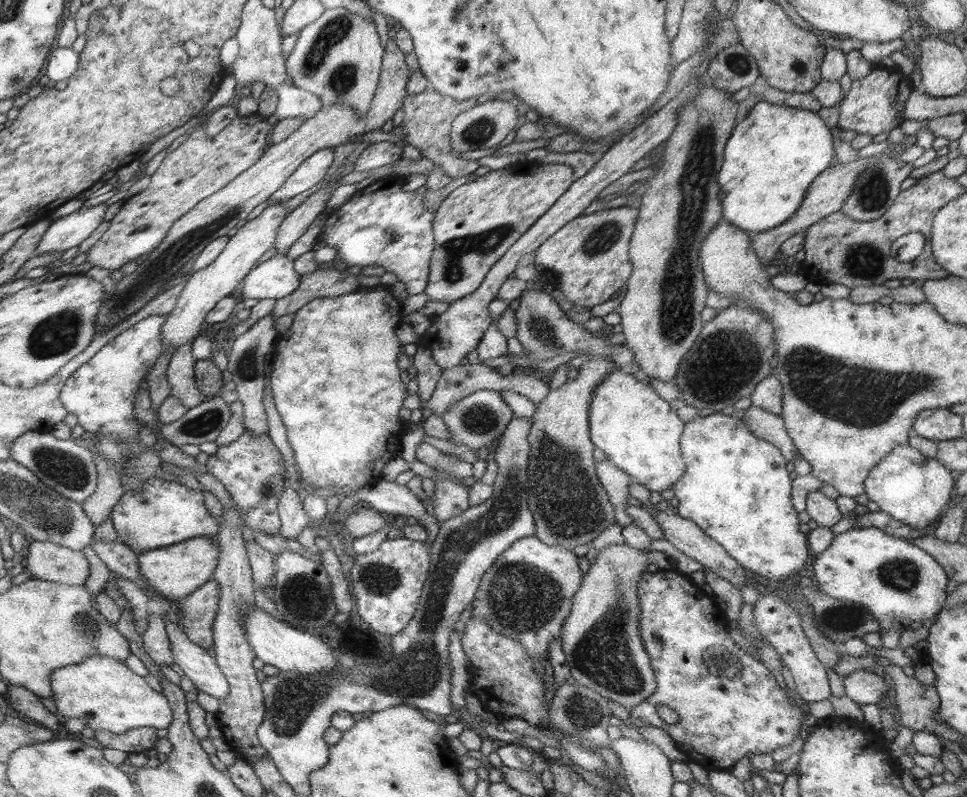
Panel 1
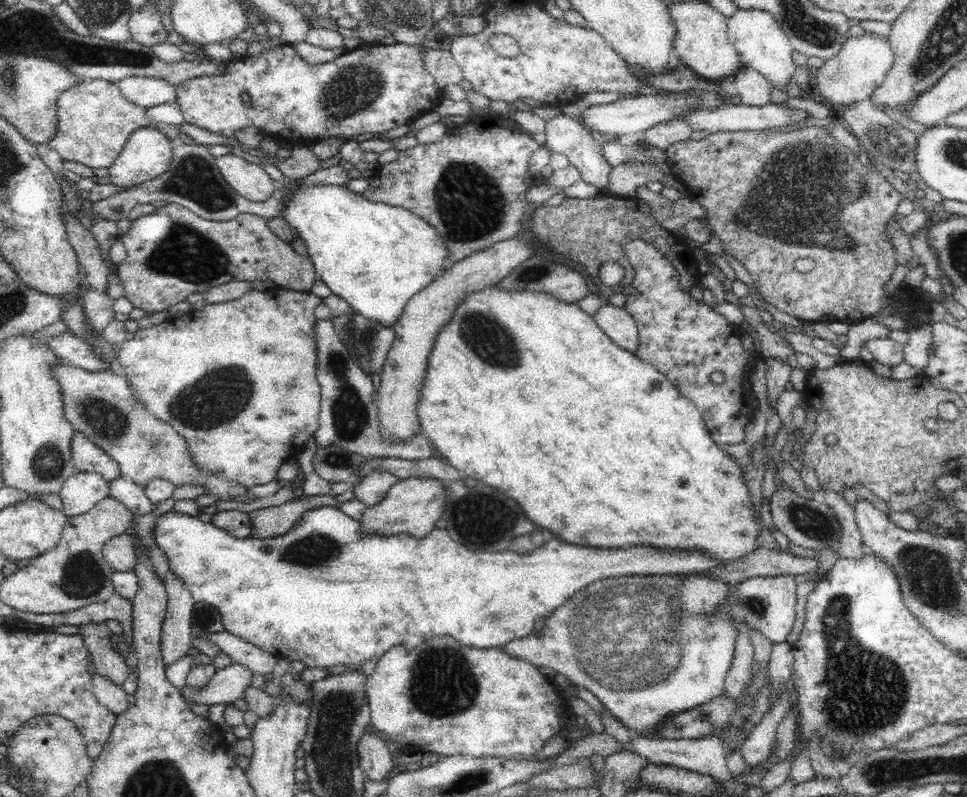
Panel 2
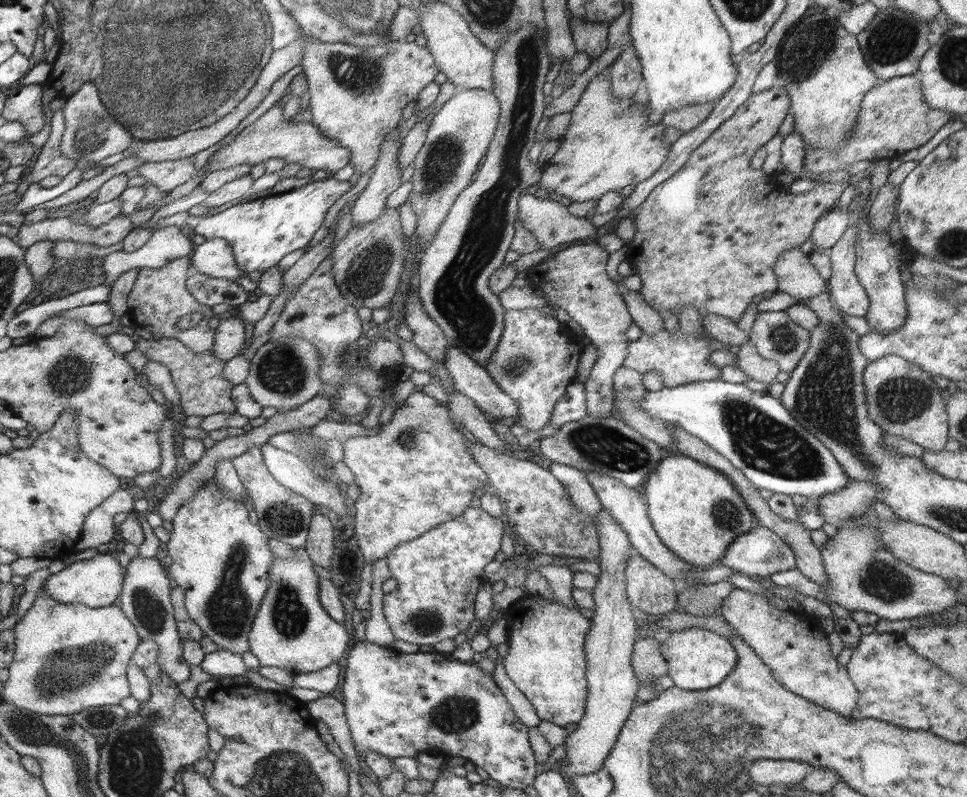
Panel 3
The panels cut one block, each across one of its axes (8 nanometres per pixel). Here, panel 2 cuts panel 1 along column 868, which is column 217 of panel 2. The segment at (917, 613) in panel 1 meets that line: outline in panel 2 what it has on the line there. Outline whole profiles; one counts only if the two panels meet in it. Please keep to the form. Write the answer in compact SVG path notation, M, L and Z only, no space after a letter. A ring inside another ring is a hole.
M337 508L310 509L296 522L296 526L287 534L277 538L238 539L228 534L227 531L210 524L201 522L198 517L178 512L167 512L158 518L154 528L154 539L158 548L166 554L170 571L189 588L195 602L213 606L222 616L222 625L226 633L244 639L246 643L253 644L275 657L286 657L292 660L301 660L306 667L326 668L332 670L344 666L362 666L366 660L380 660L382 654L388 652L392 646L408 646L408 650L414 650L424 642L424 638L434 638L437 635L448 635L456 638L464 646L472 646L479 649L490 647L502 647L507 642L518 640L532 635L535 631L534 622L540 618L548 618L552 611L562 606L564 602L578 590L596 582L600 578L614 578L628 575L692 575L705 570L722 568L724 563L720 559L714 559L706 551L678 551L666 547L656 546L628 546L620 549L590 548L590 546L576 546L570 542L562 541L555 537L547 537L542 546L530 554L519 555L509 549L498 553L473 552L465 546L452 540L448 532L437 527L425 538L413 538L408 534L396 534L393 536L365 536L361 534L360 522L350 518Z

